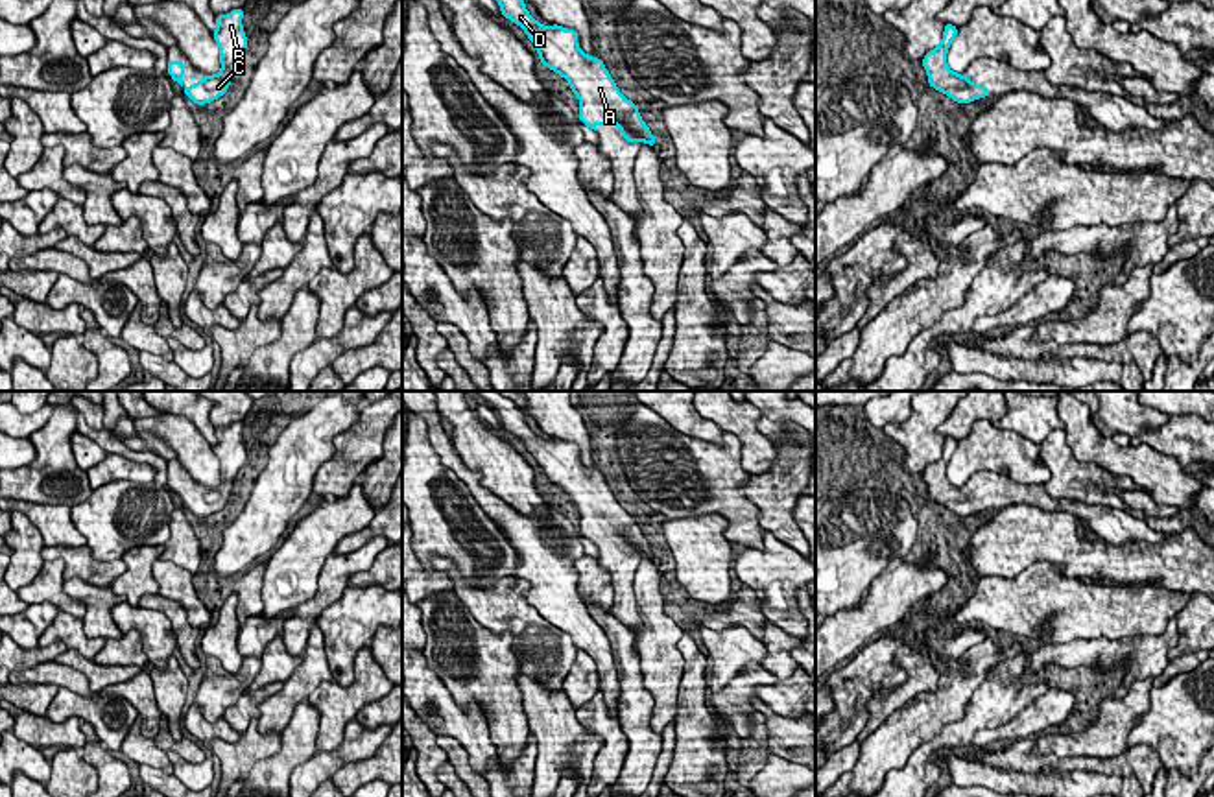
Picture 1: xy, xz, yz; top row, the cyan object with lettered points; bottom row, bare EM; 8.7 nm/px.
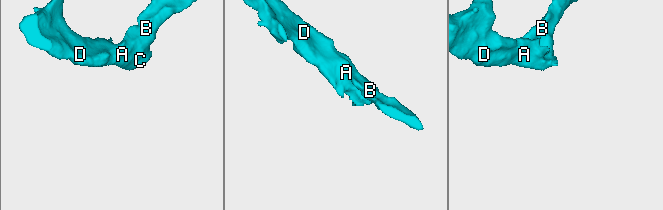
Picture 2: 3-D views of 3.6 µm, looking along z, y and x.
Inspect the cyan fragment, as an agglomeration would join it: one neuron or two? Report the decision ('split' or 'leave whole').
leave whole

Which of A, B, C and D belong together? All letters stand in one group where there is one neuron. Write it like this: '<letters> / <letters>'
A B C D

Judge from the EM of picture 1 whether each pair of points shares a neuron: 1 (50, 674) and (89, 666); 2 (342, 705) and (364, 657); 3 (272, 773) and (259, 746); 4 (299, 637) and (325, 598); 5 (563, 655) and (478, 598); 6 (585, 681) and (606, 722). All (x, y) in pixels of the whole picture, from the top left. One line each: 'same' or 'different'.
1: different
2: same
3: different
4: same
5: same
6: different

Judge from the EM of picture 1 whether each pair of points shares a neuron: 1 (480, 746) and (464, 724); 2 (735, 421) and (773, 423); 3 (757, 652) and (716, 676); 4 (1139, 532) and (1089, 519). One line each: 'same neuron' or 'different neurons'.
1: same neuron
2: different neurons
3: same neuron
4: same neuron

